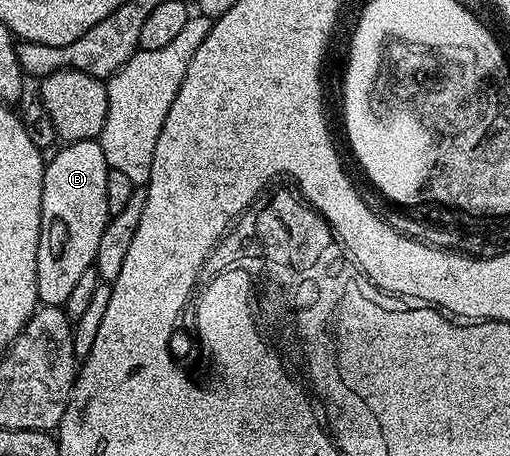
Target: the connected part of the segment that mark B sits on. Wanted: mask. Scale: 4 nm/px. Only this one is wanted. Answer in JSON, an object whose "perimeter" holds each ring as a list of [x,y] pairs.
{"perimeter":[[[101,140],[71,141],[63,144],[54,158],[45,162],[42,171],[42,226],[38,240],[38,300],[42,305],[65,306],[72,287],[95,264],[98,248],[108,233],[108,222],[111,213],[108,211],[108,175],[110,164],[104,159]]]}

